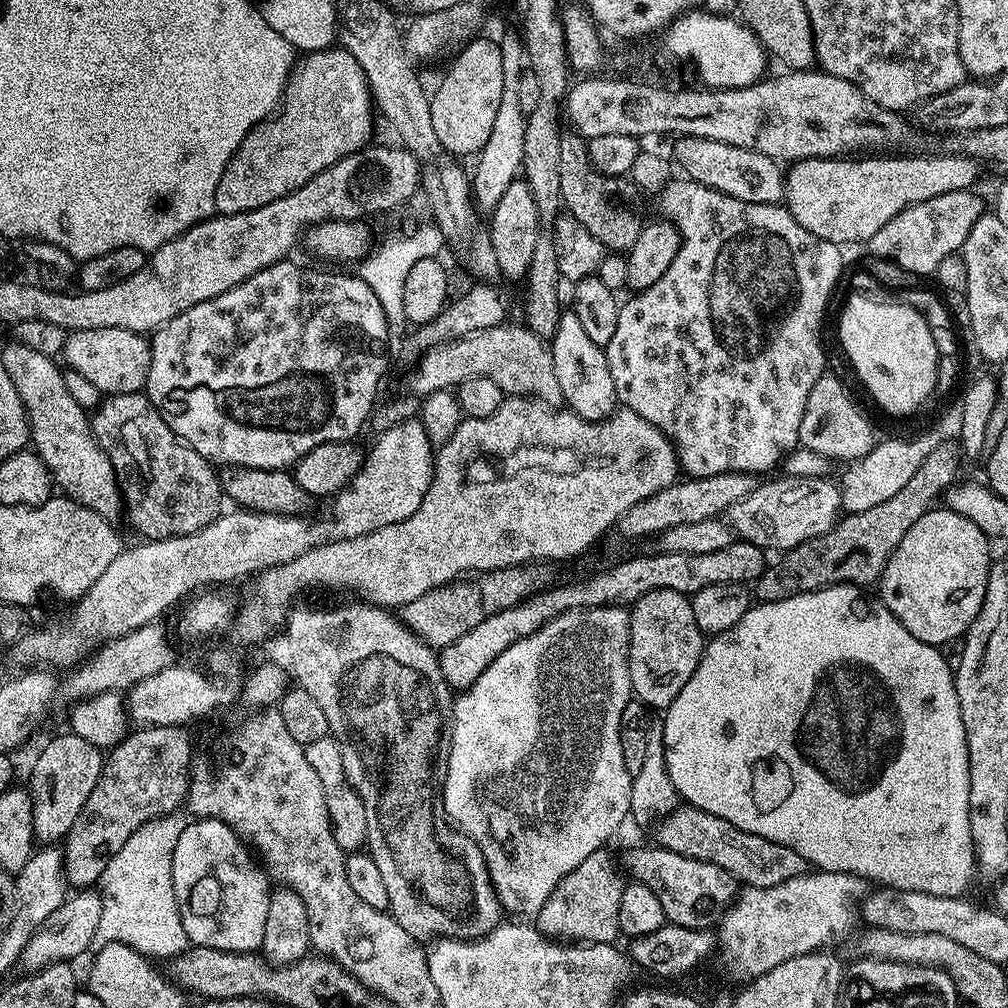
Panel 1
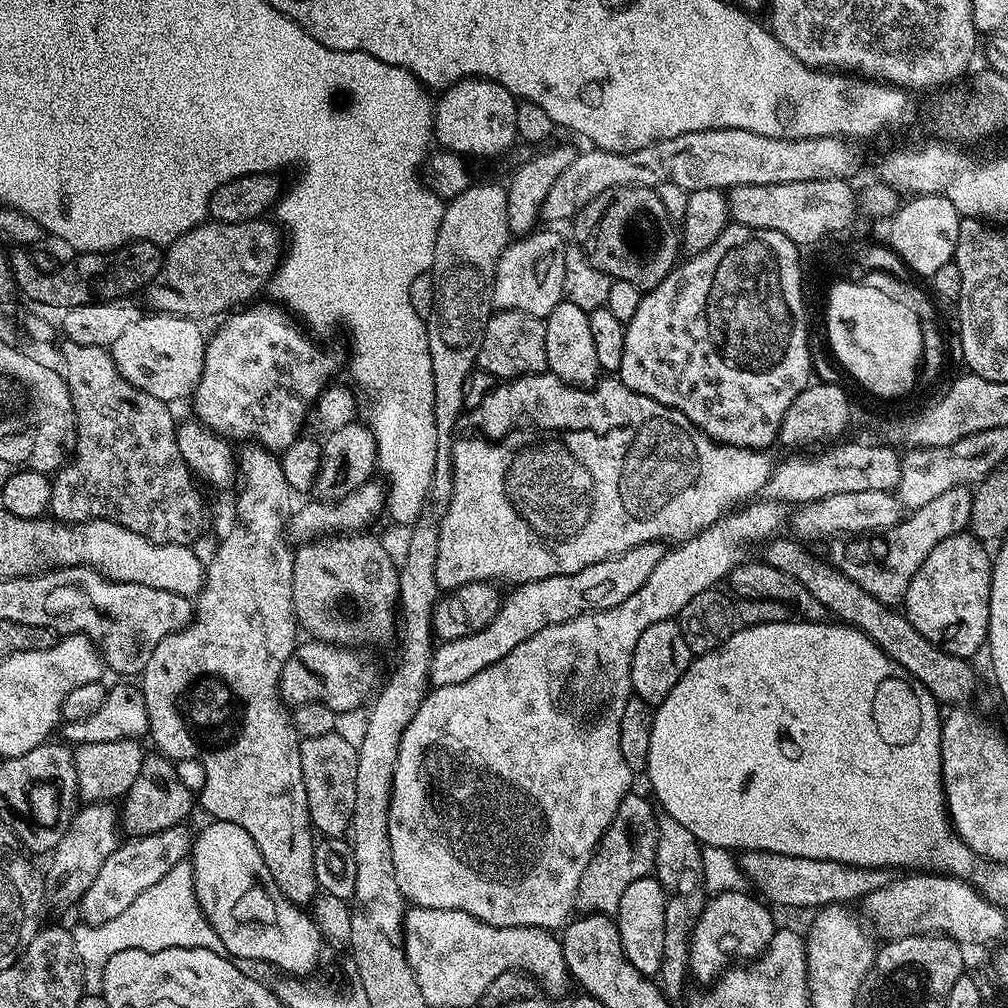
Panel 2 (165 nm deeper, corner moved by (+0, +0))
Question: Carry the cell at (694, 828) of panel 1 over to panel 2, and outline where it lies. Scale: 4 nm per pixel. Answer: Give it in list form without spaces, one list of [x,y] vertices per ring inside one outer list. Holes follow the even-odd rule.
[[[746,852],[738,863],[745,877],[754,879],[765,901],[790,908],[819,910],[836,903],[850,904],[852,900],[862,900],[874,890],[885,888],[894,879],[889,868],[858,867],[833,859],[794,858],[772,852]]]

